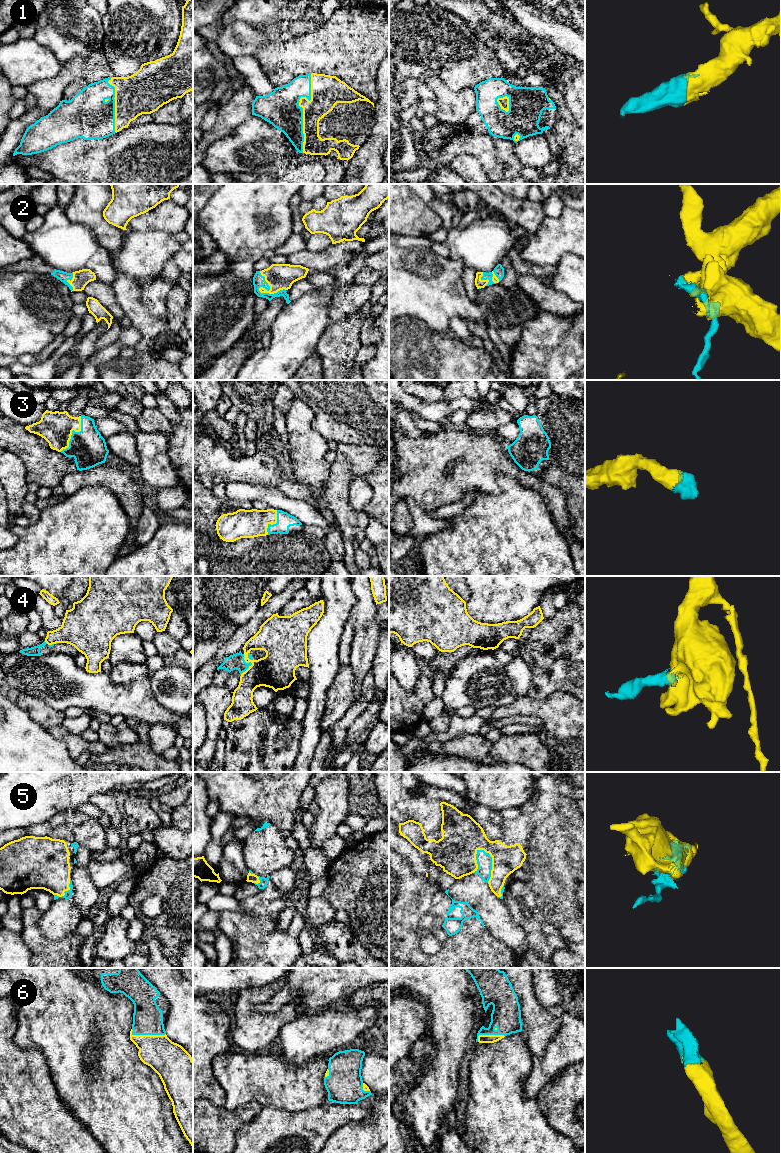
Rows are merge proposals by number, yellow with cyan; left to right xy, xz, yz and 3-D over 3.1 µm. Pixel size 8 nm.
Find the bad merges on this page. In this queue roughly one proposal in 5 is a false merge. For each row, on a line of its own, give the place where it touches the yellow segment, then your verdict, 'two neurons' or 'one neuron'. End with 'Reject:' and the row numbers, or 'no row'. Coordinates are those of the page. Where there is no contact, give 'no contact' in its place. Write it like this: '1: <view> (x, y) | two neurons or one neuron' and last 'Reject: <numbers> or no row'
1: xz (302, 107) | one neuron
2: xz (269, 290) | one neuron
3: xy (71, 432) | one neuron
4: xz (252, 664) | two neurons
5: yz (492, 862) | one neuron
6: xy (147, 1035) | one neuron
Reject: 4

